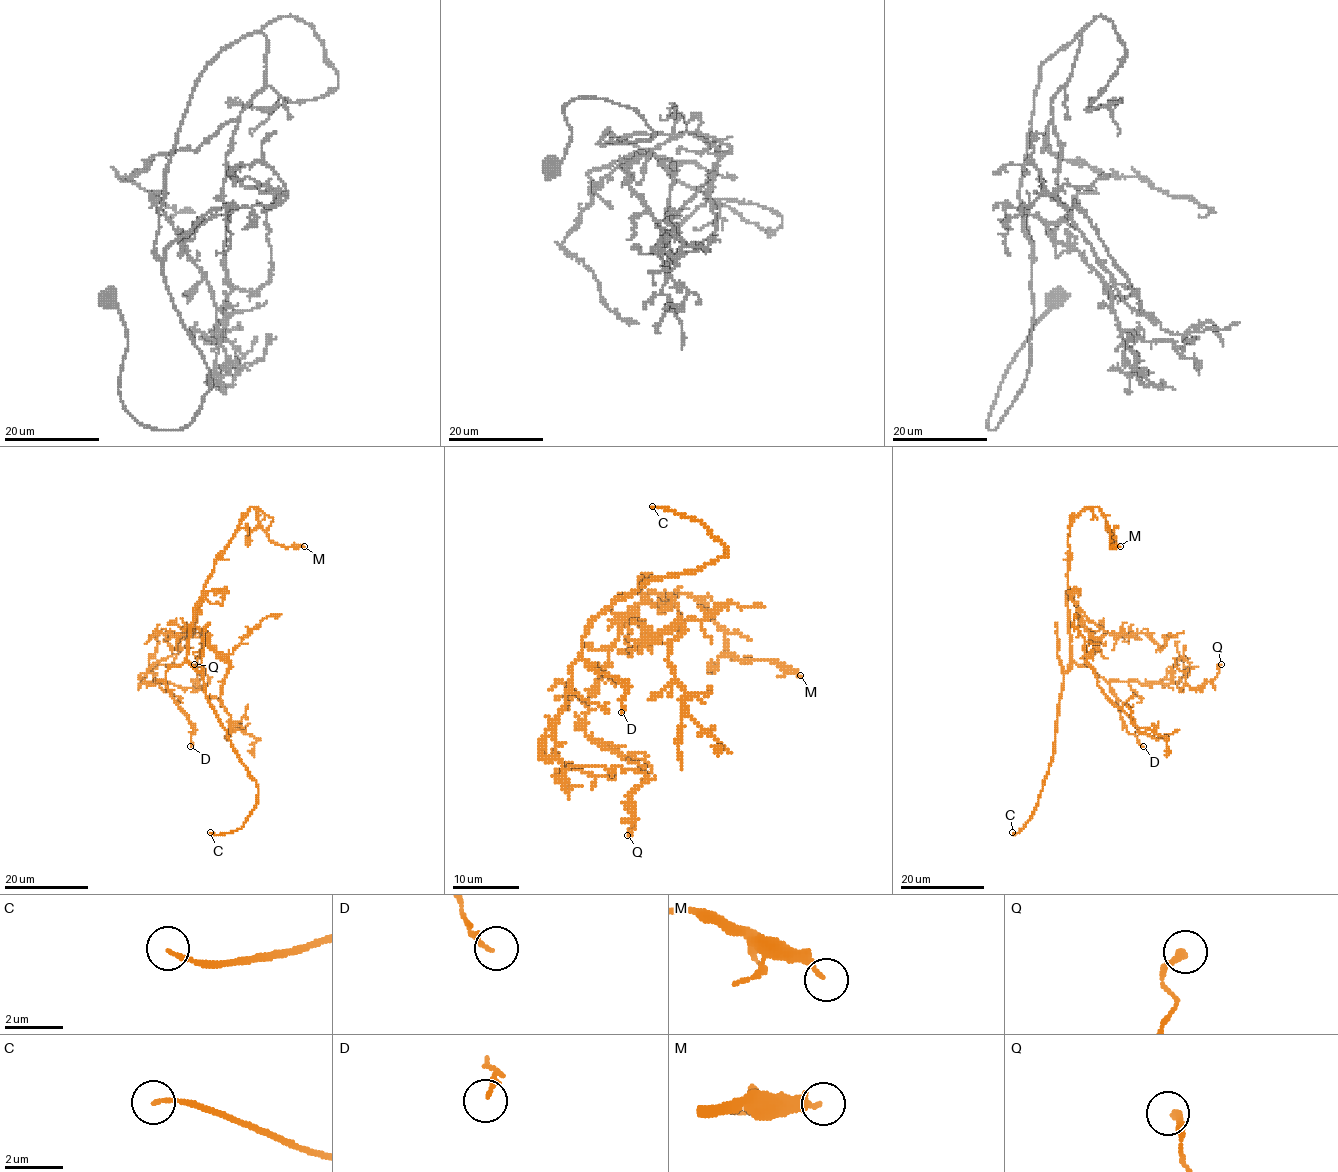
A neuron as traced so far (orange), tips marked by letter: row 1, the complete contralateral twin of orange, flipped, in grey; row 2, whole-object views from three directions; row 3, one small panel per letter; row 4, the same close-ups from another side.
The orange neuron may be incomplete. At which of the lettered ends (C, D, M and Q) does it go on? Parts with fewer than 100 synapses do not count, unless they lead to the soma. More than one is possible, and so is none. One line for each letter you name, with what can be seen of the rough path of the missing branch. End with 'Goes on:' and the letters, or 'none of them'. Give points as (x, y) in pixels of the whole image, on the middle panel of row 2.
C: missing branch runs (652, 506), (619, 510), (591, 530), (583, 541), (578, 564), (563, 589), (505, 596), (501, 604)
Goes on: C

